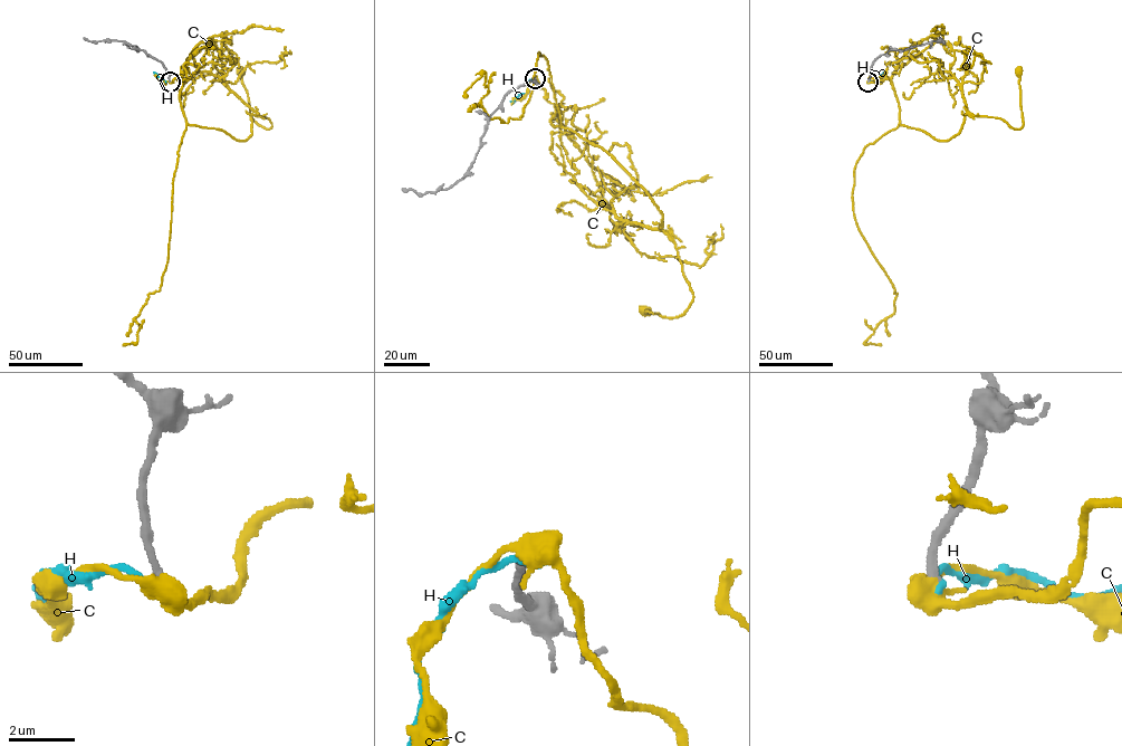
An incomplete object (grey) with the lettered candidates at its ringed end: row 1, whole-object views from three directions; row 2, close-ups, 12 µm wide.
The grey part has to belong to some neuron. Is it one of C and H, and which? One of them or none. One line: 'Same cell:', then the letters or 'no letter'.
Same cell: C

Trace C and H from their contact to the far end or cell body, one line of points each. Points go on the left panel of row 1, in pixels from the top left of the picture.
C: (170, 82), (183, 77), (190, 56), (194, 73), (217, 76), (269, 120), (269, 128), (250, 115), (241, 72)
H: (170, 82), (164, 82), (153, 72)

